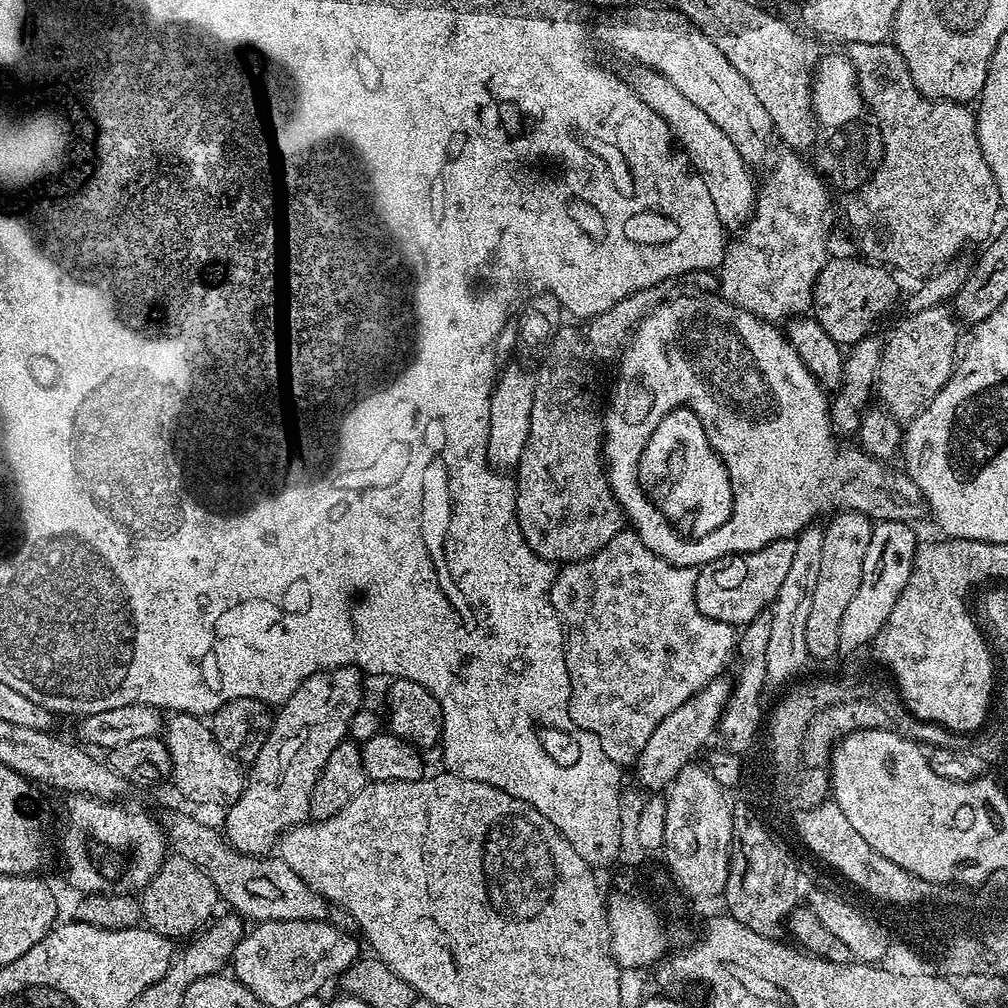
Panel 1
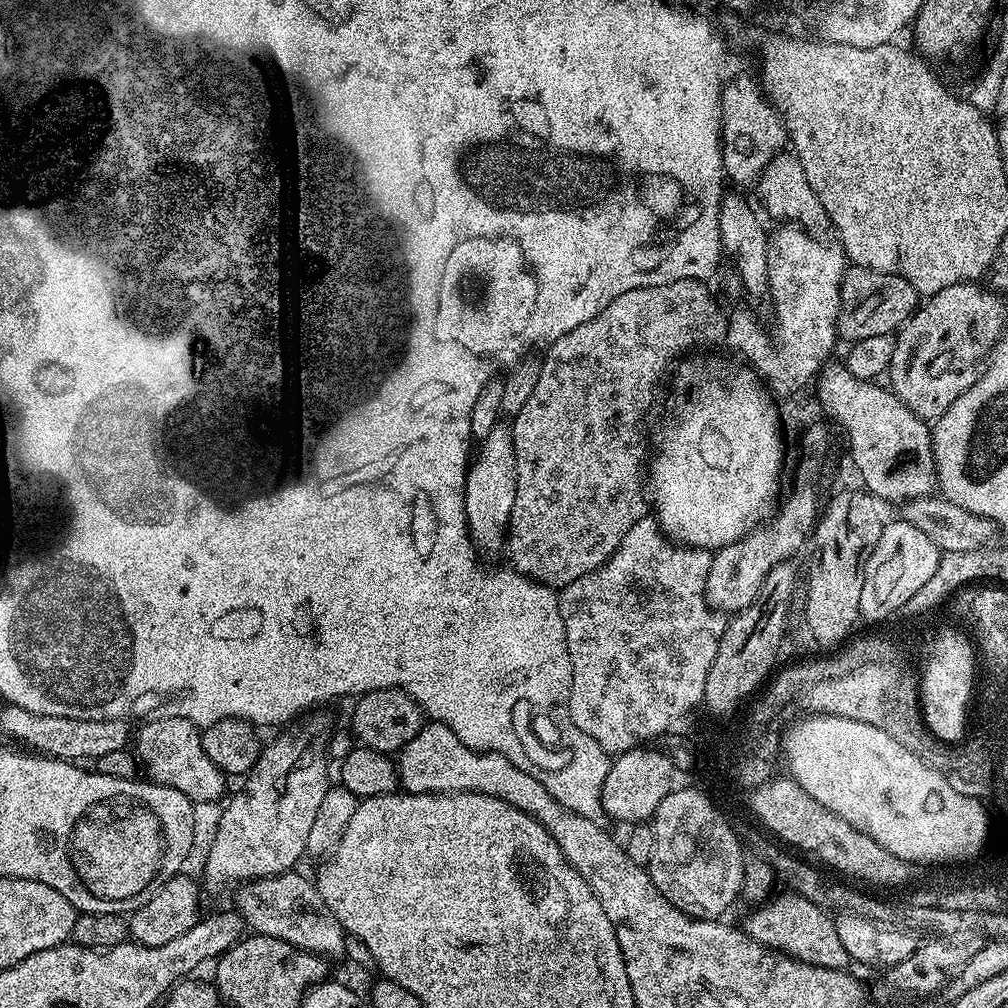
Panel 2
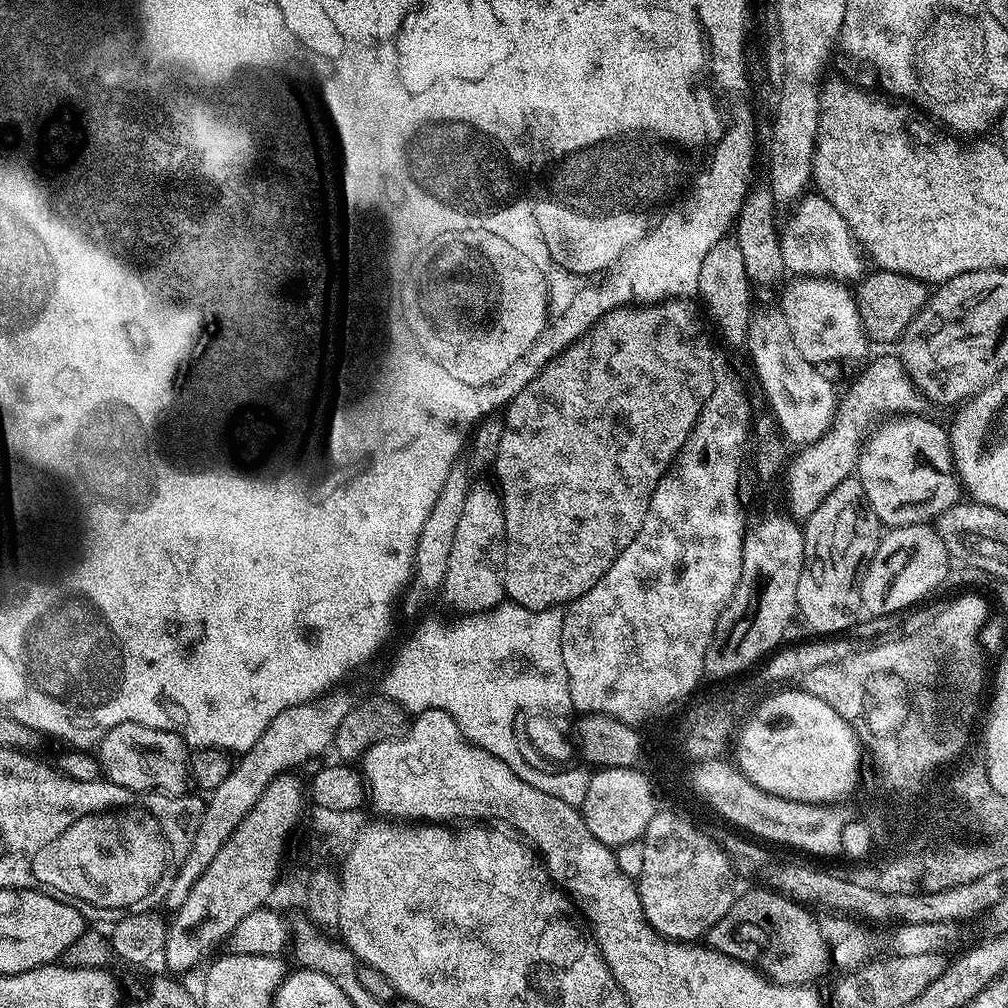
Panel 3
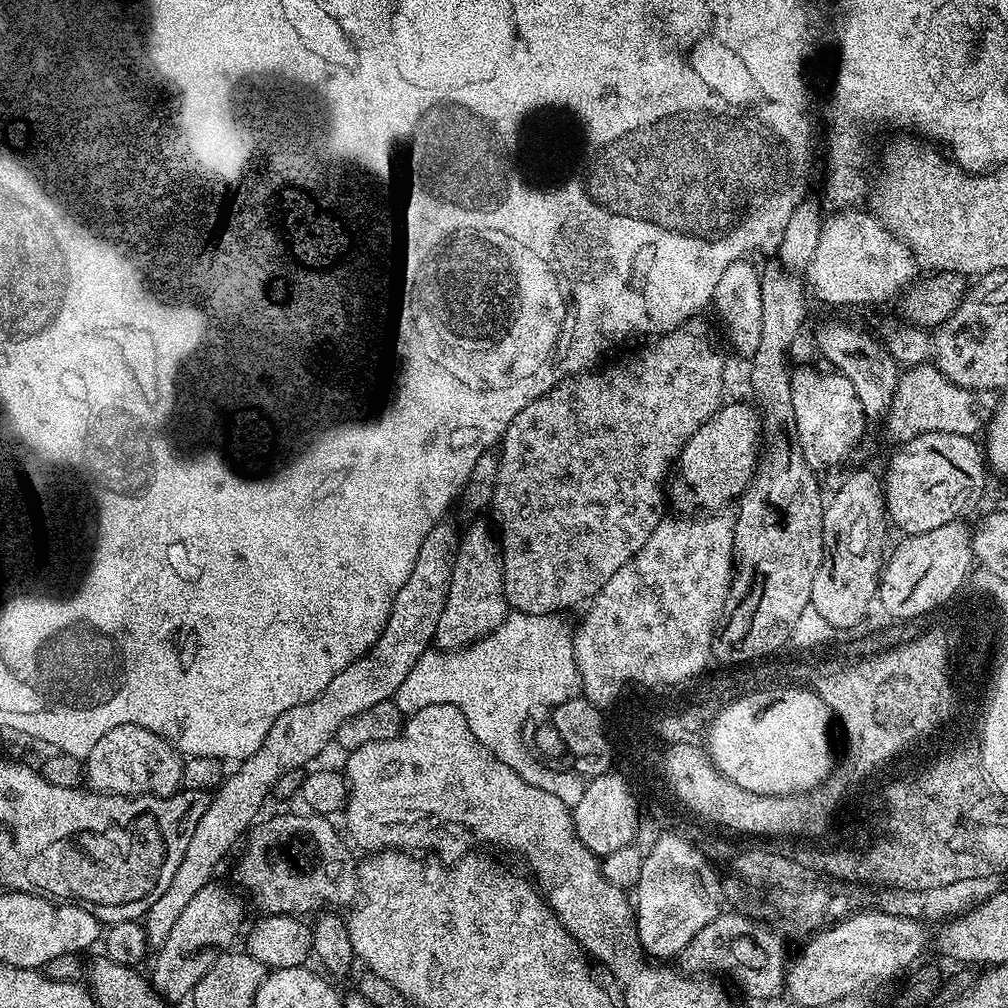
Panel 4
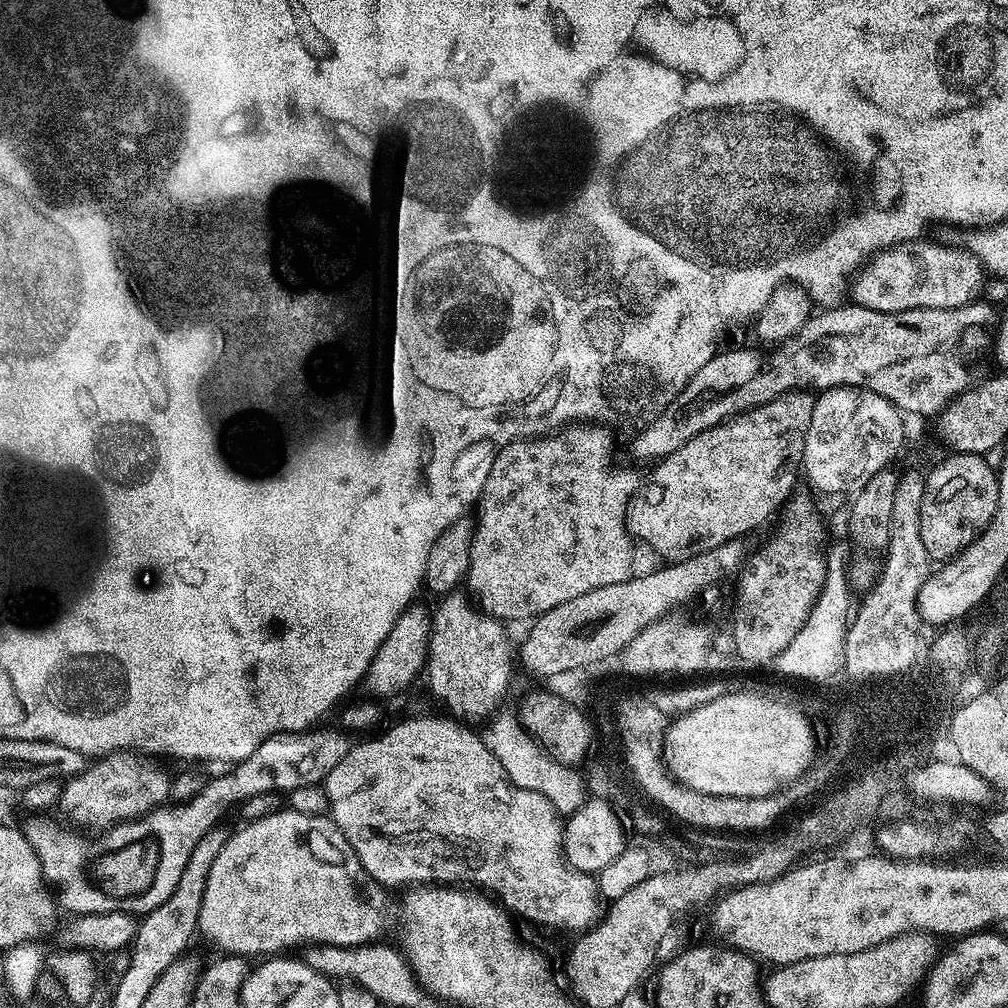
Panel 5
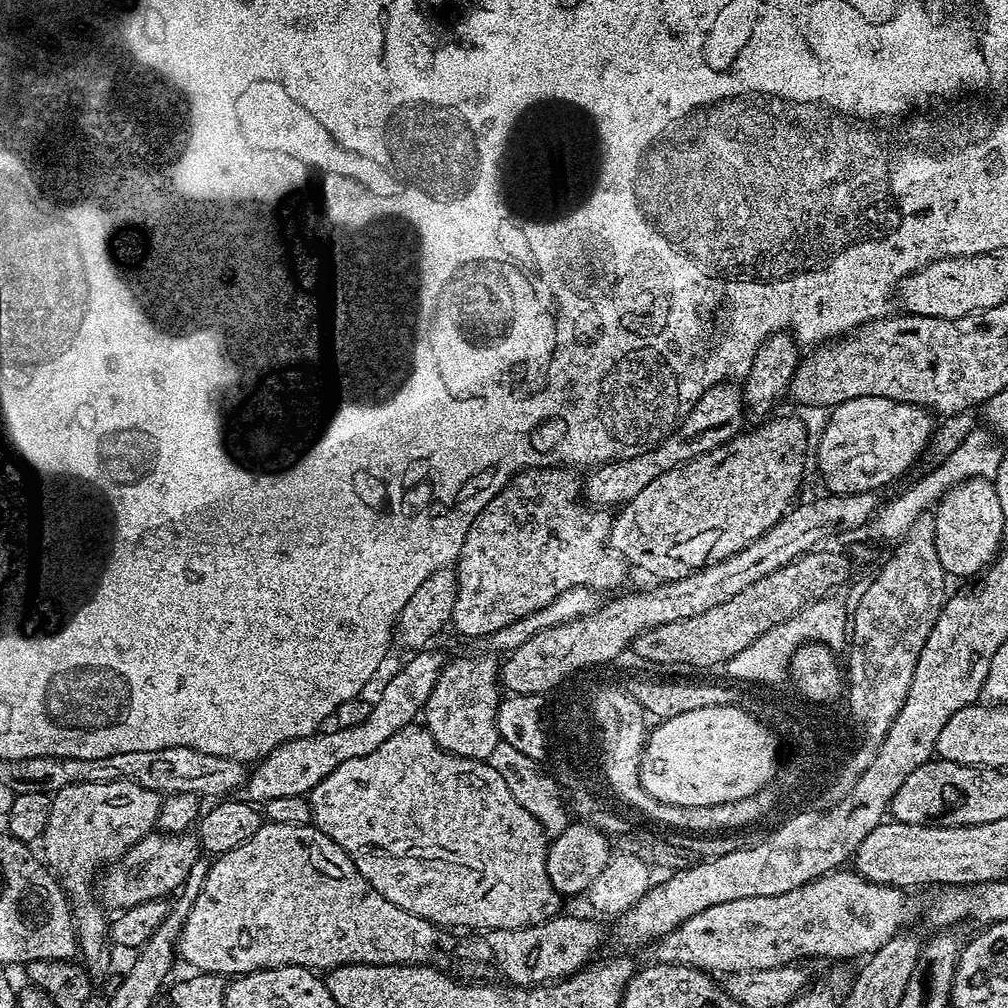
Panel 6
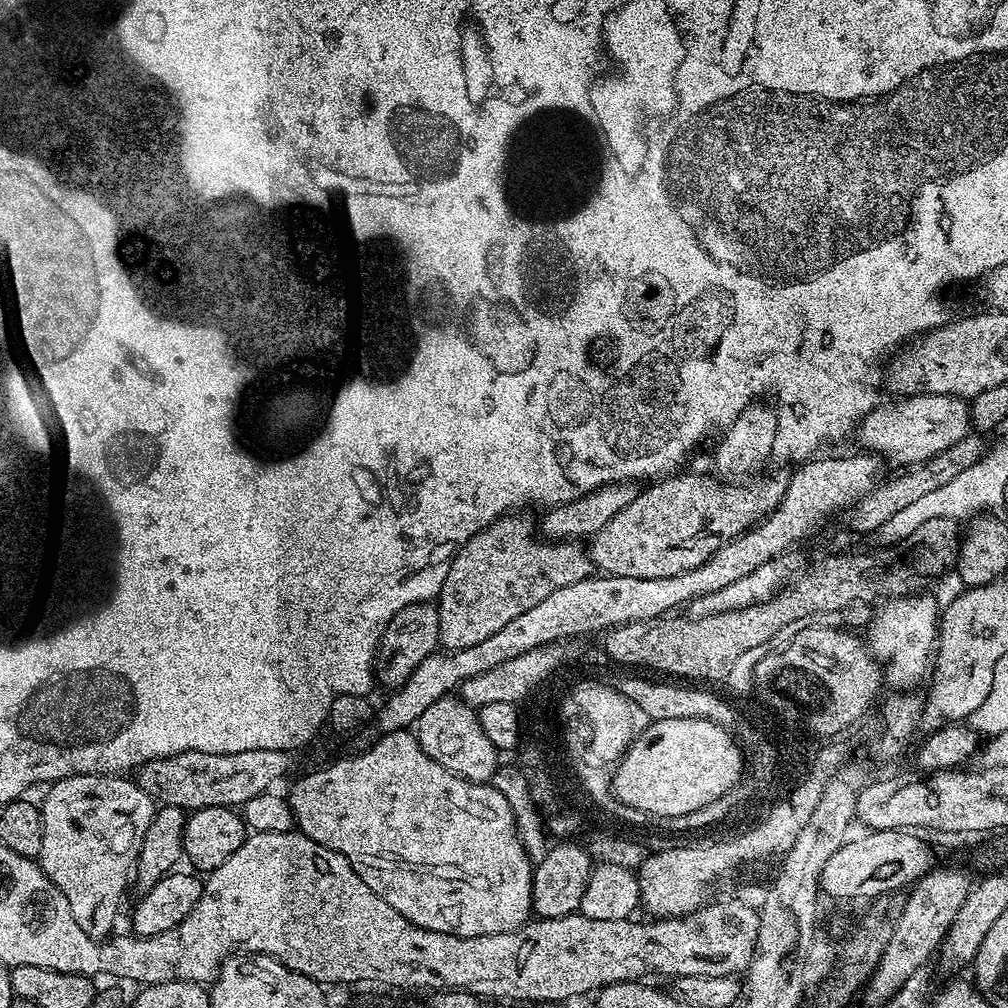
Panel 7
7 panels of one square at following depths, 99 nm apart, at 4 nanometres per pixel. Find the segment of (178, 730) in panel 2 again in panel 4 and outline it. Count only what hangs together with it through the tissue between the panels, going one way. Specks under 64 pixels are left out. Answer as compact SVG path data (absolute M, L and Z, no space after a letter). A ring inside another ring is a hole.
M116 726L102 736L94 750L90 750L86 761L86 784L89 789L115 796L173 796L182 788L184 762L185 757L176 751L172 741L163 740L142 726Z

